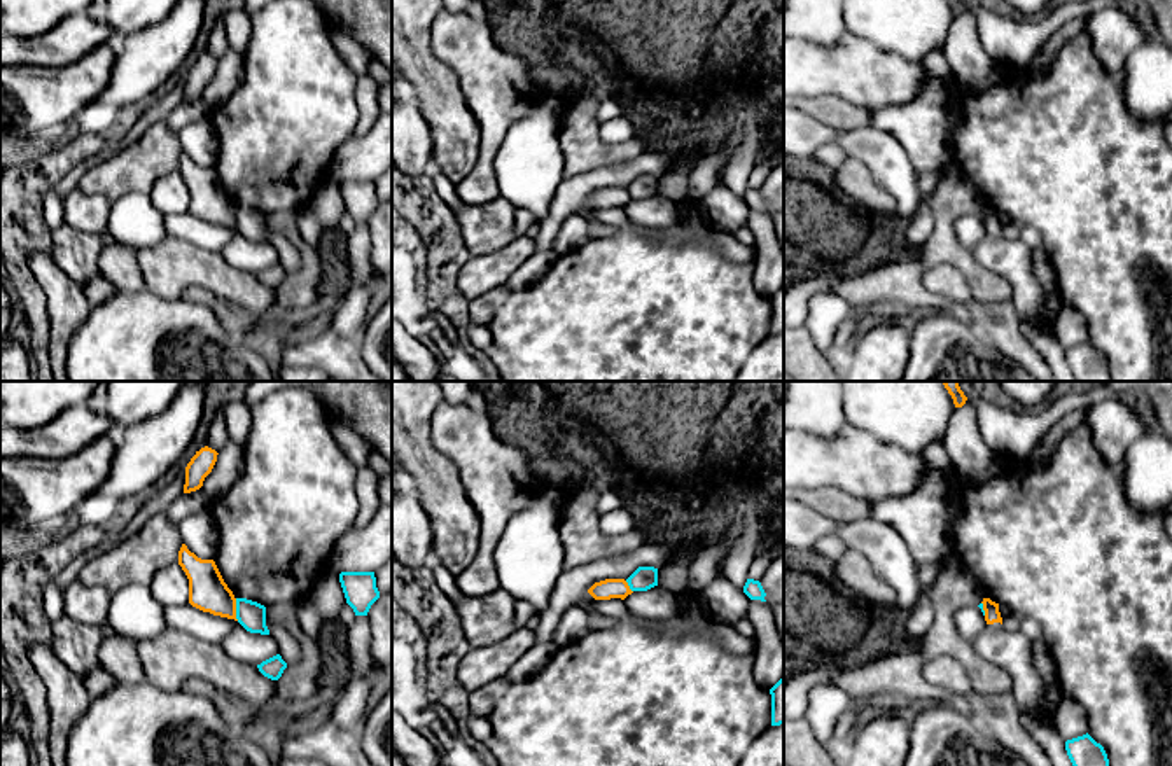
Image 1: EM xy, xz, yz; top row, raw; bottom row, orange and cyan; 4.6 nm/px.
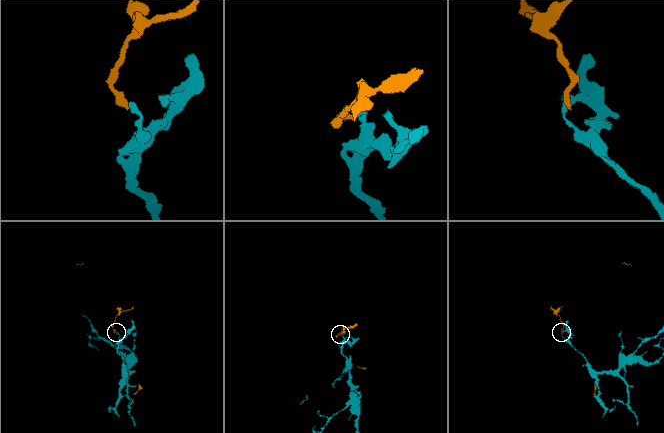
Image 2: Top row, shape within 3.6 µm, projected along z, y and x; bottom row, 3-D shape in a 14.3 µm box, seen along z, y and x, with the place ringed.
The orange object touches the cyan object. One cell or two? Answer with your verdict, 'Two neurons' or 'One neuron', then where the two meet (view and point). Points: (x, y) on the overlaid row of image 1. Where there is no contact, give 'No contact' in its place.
Two neurons. Touches orange at xy (235, 609)

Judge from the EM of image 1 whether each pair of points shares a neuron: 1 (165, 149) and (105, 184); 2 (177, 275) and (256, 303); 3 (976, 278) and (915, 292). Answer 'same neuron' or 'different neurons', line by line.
1: same neuron
2: same neuron
3: same neuron

